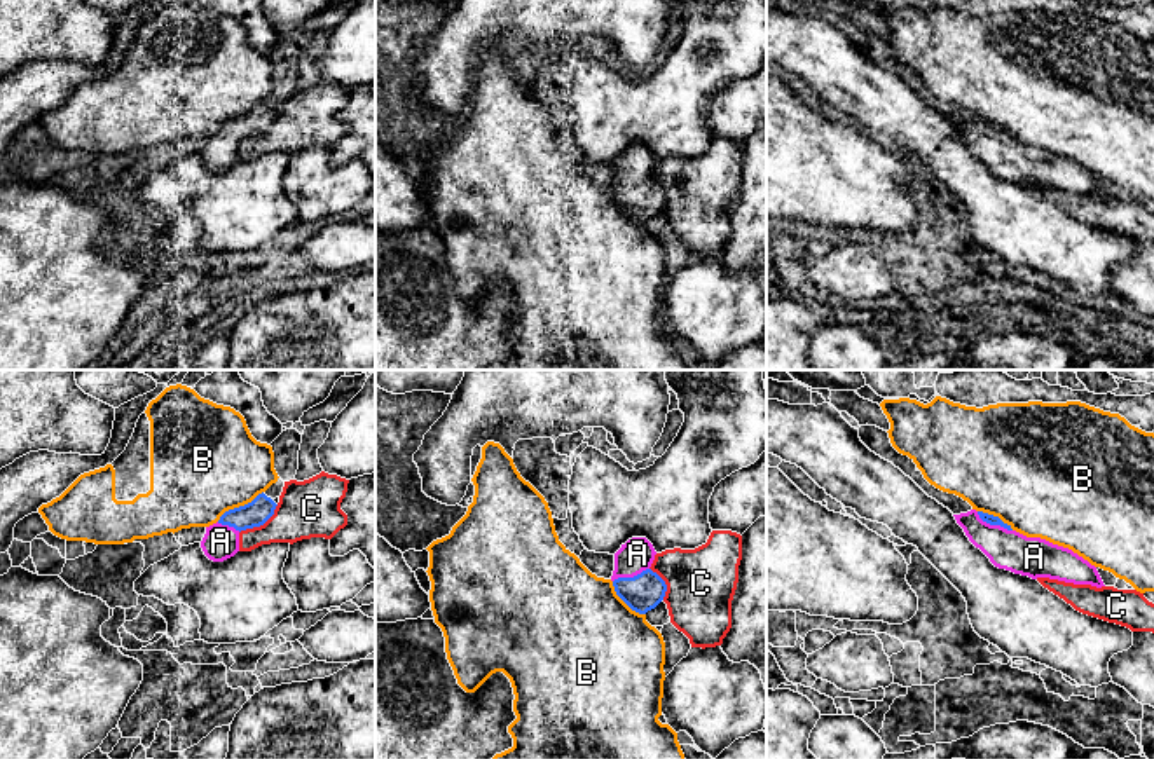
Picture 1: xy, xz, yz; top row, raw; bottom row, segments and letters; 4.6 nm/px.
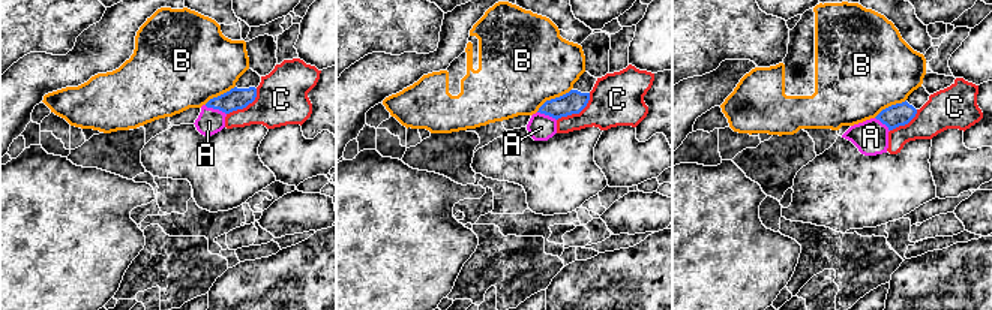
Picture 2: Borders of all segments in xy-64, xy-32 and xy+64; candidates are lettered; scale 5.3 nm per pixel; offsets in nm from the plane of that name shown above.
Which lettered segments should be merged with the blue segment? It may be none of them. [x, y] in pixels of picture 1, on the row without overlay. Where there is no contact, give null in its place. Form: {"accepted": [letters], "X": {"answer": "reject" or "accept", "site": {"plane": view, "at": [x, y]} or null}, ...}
{"accepted": ["A"], "A": {"answer": "accept", "site": {"plane": "yz", "at": [994, 133]}}, "B": {"answer": "reject", "site": {"plane": "xy", "at": [240, 116]}}, "C": {"answer": "reject", "site": {"plane": "xy", "at": [261, 133]}}}

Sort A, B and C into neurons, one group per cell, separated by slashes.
A / B / C

